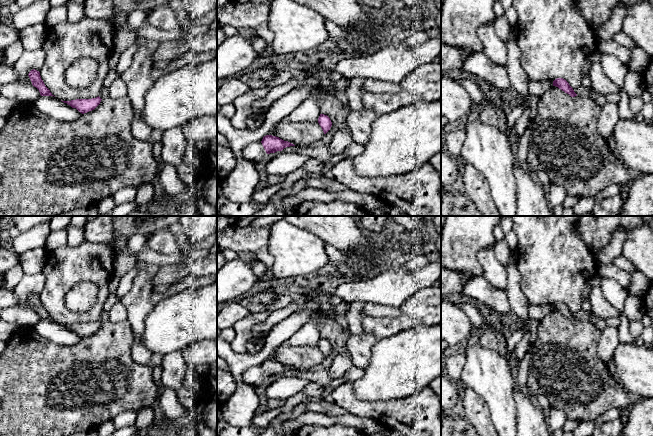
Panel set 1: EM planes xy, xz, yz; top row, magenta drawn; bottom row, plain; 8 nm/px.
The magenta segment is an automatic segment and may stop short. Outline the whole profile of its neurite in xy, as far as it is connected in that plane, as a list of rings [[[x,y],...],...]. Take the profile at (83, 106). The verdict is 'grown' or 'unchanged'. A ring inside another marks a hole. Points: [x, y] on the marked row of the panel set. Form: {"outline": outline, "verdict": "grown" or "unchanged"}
{"outline": [[[98,96],[92,99],[76,99],[71,101],[62,101],[67,103],[72,108],[76,108],[80,113],[84,114],[94,110],[101,102],[101,98]]], "verdict": "unchanged"}

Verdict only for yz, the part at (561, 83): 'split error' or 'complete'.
complete

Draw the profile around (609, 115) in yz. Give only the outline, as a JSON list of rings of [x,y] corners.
[[[607,102],[602,106],[597,127],[598,131],[606,141],[608,141],[610,136],[613,134],[613,128],[618,119],[618,104]]]

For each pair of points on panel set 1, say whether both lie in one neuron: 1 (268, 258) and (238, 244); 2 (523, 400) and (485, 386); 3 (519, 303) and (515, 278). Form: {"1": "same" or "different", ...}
{"1": "same", "2": "different", "3": "same"}

